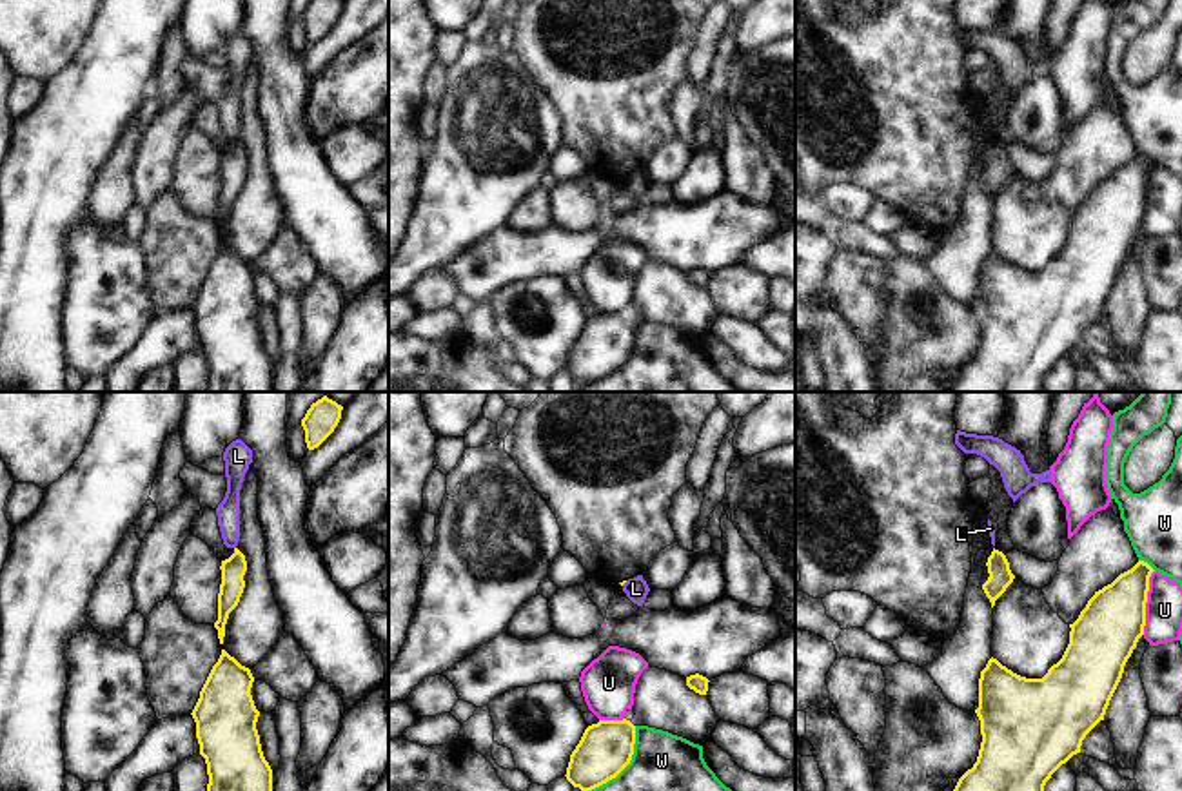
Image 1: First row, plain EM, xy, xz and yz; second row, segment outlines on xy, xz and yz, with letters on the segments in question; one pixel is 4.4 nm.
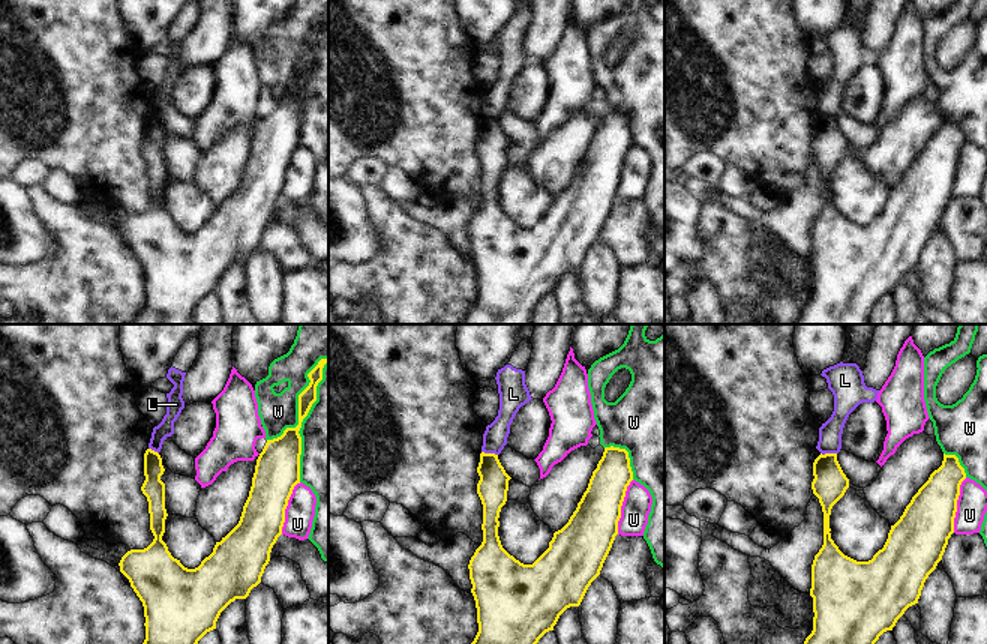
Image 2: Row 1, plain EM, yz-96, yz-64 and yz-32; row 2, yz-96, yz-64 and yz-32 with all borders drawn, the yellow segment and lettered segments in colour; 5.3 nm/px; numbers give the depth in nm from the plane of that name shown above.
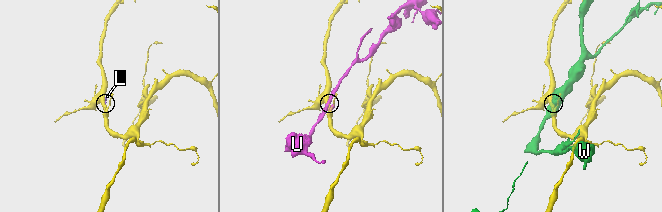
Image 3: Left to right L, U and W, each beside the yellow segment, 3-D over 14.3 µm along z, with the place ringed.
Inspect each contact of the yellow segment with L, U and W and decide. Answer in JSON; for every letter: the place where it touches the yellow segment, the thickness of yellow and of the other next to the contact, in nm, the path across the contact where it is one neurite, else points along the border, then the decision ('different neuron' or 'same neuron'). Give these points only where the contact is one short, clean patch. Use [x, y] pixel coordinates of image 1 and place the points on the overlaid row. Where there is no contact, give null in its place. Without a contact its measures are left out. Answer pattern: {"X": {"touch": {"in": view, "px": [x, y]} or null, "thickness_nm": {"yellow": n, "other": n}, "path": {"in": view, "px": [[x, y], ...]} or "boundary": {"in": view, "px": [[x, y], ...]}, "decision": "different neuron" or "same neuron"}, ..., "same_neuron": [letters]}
{"L": {"touch": {"in": "xz", "px": [623, 583]}, "thickness_nm": {"yellow": 20, "other": 100}, "boundary": {"in": "xz", "px": [[627, 581], [621, 585]]}, "decision": "different neuron"}, "U": {"touch": {"in": "yz", "px": [1146, 601]}, "thickness_nm": {"yellow": 280, "other": 160}, "decision": "different neuron"}, "W": {"touch": {"in": "xz", "px": [627, 764]}, "thickness_nm": {"yellow": 240, "other": 260}, "decision": "different neuron"}, "same_neuron": []}

